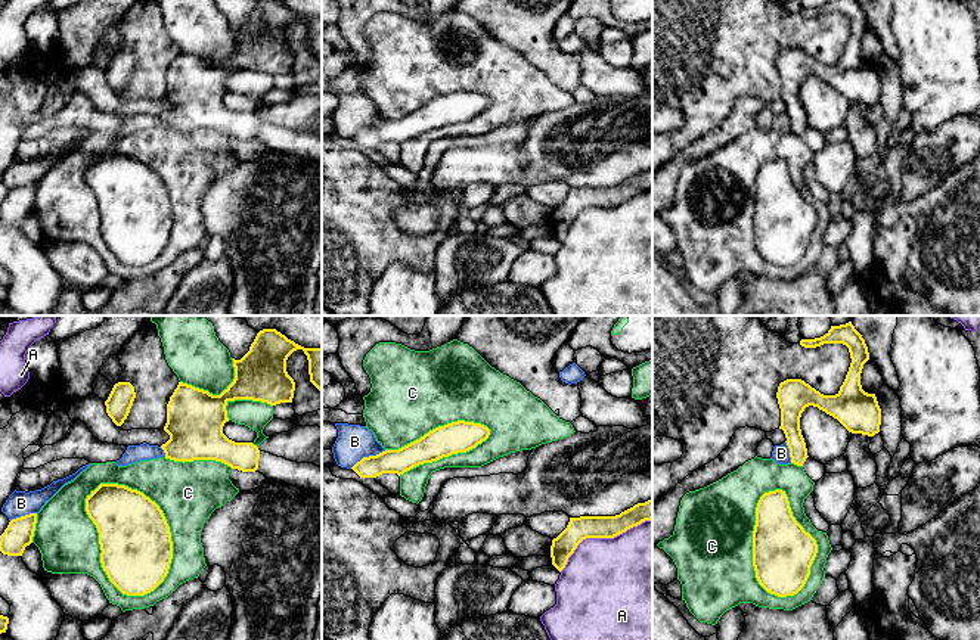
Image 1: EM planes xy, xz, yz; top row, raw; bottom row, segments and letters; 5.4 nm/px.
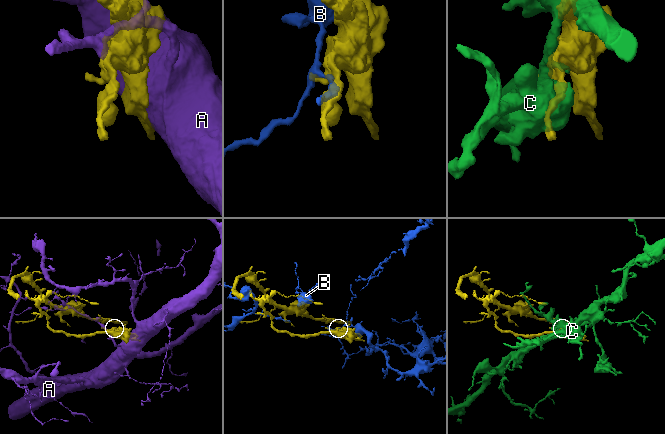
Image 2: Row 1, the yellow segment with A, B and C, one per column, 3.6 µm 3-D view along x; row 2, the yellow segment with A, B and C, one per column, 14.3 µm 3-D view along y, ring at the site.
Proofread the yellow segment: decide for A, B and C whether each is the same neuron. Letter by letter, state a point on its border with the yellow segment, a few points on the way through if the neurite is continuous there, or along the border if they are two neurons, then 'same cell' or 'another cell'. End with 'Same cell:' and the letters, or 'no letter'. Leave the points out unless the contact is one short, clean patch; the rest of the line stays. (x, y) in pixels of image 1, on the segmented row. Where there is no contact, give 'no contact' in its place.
A: contact xz (601, 537); another cell
B: contact xz (369, 456); another cell
C: contact xy (101, 549); another cell
Same cell: no letter

